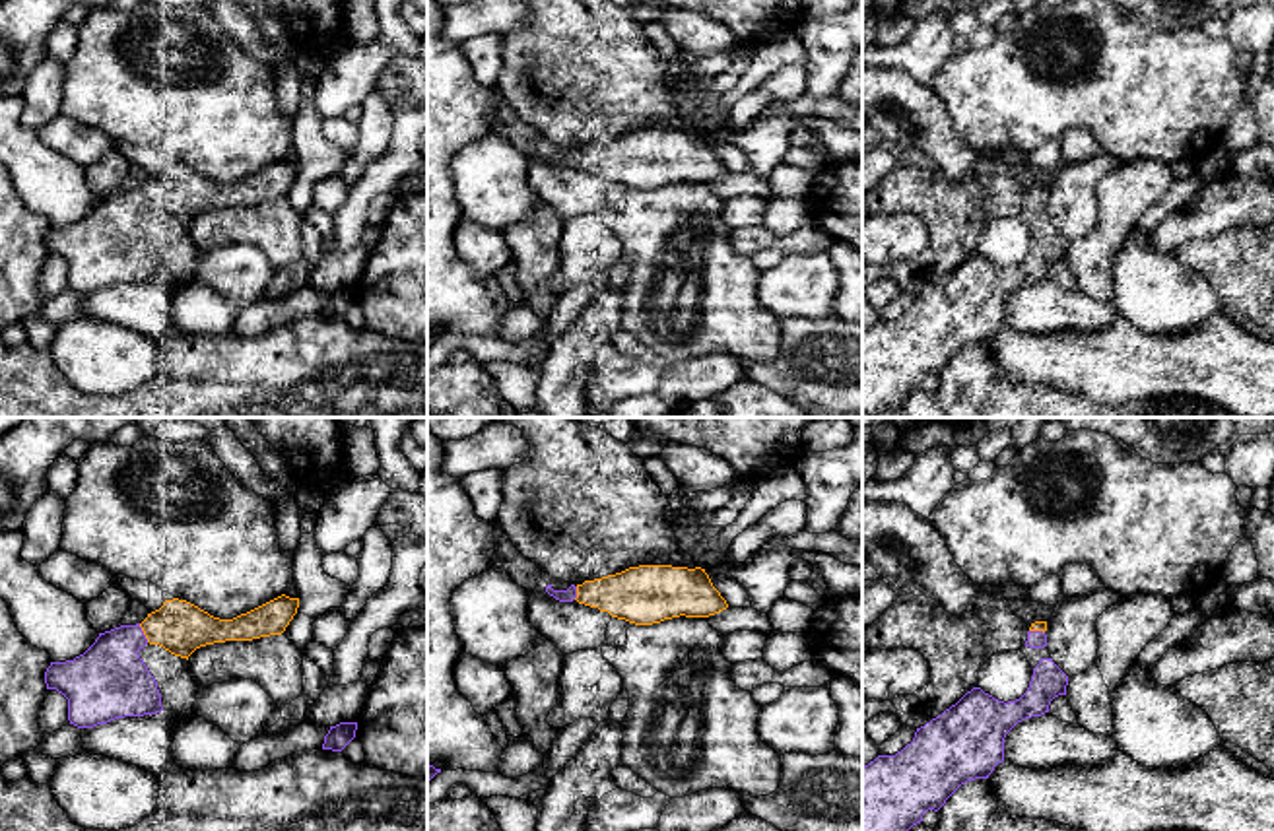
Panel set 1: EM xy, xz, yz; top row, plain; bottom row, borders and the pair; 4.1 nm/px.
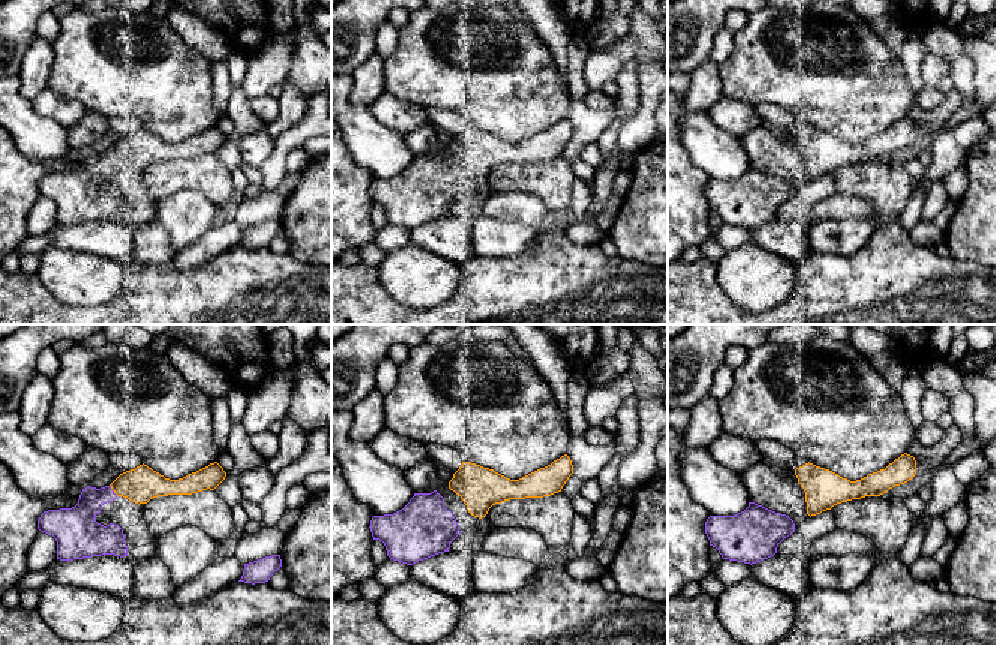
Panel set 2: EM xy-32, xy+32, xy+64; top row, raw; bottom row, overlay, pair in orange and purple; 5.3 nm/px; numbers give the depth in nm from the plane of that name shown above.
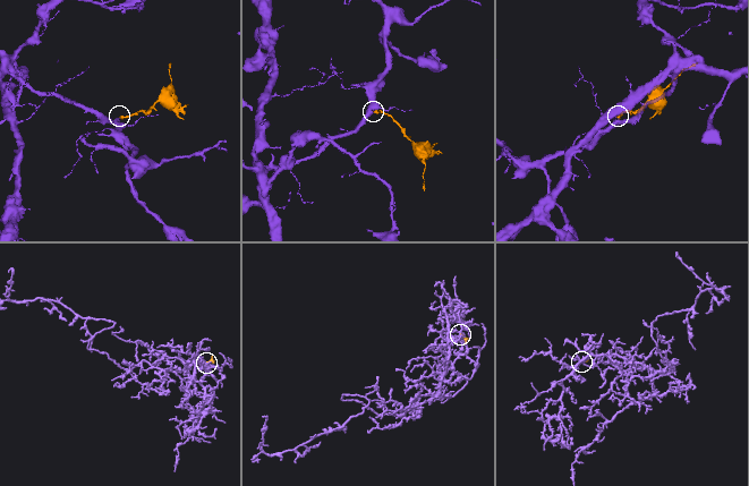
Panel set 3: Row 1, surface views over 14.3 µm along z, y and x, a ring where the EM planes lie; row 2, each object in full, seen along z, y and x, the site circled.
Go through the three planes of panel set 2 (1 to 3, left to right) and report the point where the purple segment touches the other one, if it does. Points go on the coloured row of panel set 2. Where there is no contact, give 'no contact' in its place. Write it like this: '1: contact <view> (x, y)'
1: contact xy-32 (113, 489)
2: no contact
3: no contact

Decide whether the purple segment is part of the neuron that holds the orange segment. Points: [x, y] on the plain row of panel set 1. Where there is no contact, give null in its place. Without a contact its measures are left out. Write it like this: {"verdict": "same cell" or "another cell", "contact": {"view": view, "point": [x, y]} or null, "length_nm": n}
{"verdict": "same cell", "contact": {"view": "xy", "point": [144, 199]}, "length_nm": 90}

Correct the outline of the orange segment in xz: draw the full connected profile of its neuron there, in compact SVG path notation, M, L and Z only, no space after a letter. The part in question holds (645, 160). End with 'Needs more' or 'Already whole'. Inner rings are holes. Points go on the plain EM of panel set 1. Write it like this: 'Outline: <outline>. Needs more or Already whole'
Outline: M639 130L567 155L546 157L559 167L573 167L608 177L635 190L653 190L672 183L709 183L728 173L705 134Z. Needs more

